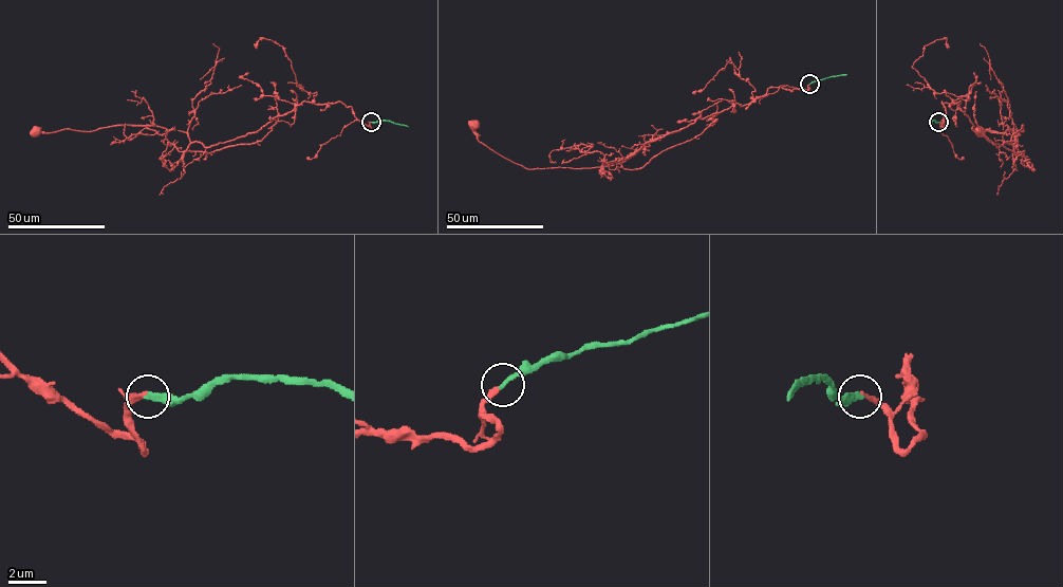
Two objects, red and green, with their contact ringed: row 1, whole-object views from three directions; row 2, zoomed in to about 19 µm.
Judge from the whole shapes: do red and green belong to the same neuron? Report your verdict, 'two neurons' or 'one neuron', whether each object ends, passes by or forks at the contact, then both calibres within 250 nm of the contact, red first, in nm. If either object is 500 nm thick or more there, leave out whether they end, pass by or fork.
one neuron | red ends | green ends | 220/280 nm

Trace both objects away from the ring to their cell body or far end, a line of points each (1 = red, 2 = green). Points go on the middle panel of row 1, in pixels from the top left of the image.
1: (809, 84), (770, 87), (603, 167), (526, 168), (481, 143), (472, 124)
2: (809, 84), (846, 74)

